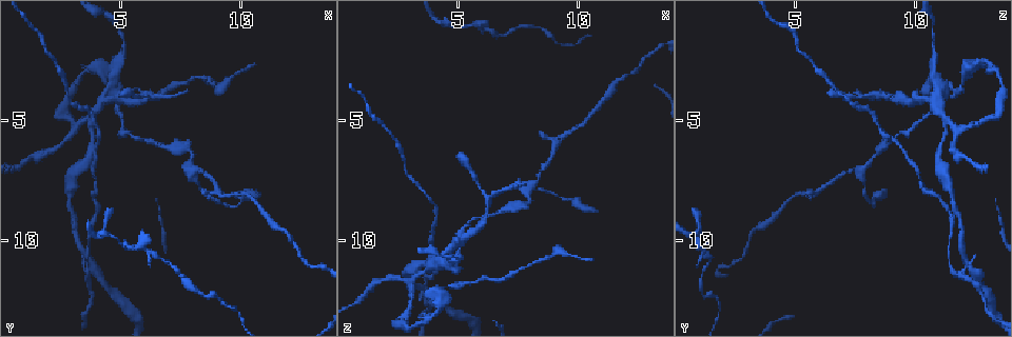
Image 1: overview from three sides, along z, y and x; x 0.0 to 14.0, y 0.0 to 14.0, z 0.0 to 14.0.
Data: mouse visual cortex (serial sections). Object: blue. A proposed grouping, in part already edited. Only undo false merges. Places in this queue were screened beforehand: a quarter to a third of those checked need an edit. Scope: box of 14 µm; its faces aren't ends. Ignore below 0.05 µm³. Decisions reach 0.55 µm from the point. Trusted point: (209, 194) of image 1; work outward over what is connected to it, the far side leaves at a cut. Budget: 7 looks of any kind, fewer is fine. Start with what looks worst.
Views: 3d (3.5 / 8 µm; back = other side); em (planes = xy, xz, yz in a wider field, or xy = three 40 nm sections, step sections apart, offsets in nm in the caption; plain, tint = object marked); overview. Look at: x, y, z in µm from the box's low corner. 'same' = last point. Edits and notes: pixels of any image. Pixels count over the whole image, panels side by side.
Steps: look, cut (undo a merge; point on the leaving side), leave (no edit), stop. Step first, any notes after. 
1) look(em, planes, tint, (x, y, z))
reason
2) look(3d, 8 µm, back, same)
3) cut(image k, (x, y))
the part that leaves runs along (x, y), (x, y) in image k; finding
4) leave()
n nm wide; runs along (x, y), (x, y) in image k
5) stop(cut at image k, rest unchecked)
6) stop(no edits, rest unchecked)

look(3d, 3.5 µm, (7.9, 7.2, 7.7))
three-way junction

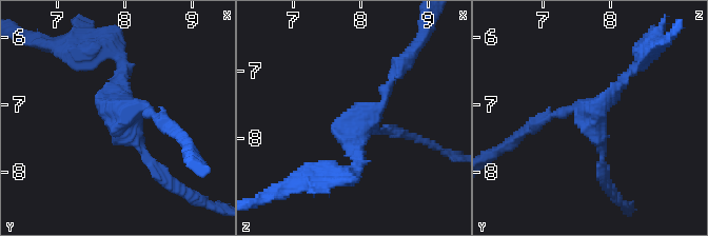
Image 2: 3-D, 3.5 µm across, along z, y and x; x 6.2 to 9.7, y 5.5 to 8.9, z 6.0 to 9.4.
look(em, xy, step 1, tint, (7.95, 7.15, 7.75))
3 arms; arms of 150, 150, 150 nm; need the tissue

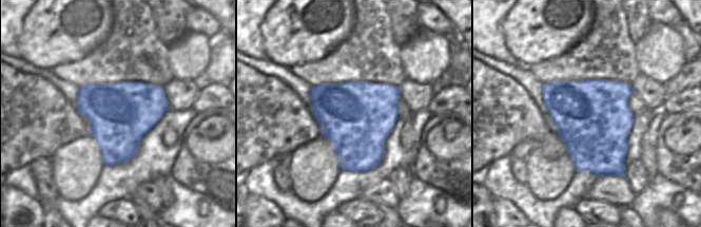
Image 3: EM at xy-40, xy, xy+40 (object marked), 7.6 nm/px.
leave()
550 nm wide; runs along (156, 171), (120, 125), (120, 61) in image 2; all the same cell

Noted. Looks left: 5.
look(3d, 3.5 µm, back, (6.0, 5.8, 9.0))
a narrow waist

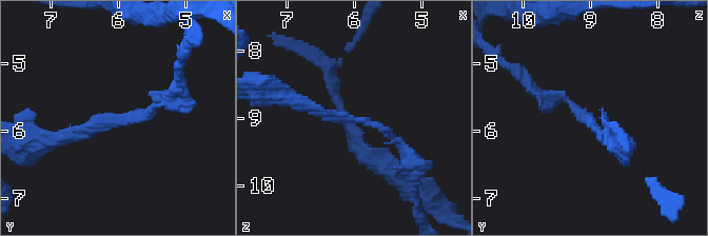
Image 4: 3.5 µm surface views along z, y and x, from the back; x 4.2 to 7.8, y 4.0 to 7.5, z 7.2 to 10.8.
look(em, xy, step 3, tint, (5.85, 5.90, 9.00))
arms of 150, 150 nm

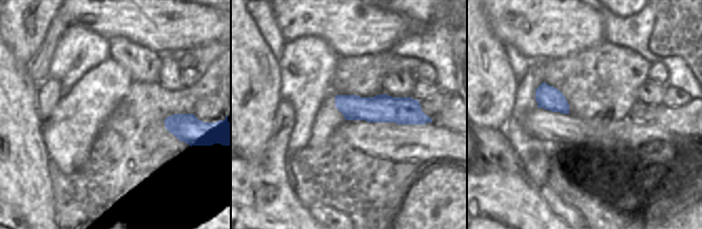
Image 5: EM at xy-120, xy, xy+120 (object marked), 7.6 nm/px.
leave()
runs along (297, 100), (378, 124), (410, 157) in image 4; continuous, no second cell

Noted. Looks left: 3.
look(3d, 3.5 µm, back, (4.3, 4.1, 11.0))
four or more arms meet

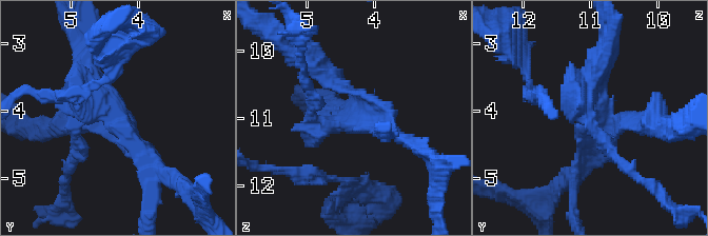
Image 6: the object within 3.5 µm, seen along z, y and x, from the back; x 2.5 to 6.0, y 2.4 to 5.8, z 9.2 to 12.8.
look(em, xy, step 5, plain, (4.30, 4.05, 11.00))

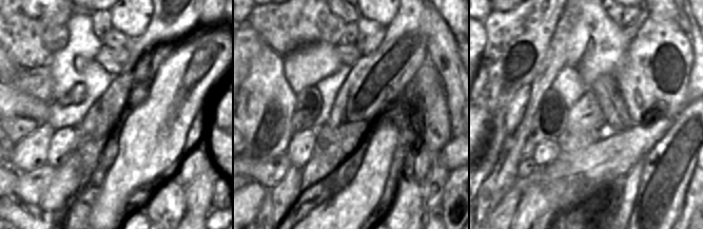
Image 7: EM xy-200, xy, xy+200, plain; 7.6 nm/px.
look(em, xy, step 5, tint, same)

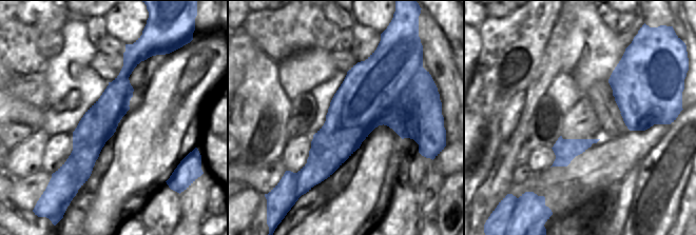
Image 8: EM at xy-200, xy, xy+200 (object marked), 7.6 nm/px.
cut(image 6, (93, 129))
the part that leaves runs along (337, 121), (386, 124), (402, 138) in image 6; two cells meet here

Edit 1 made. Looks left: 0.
stop(cut at image 6, rest unchecked)

